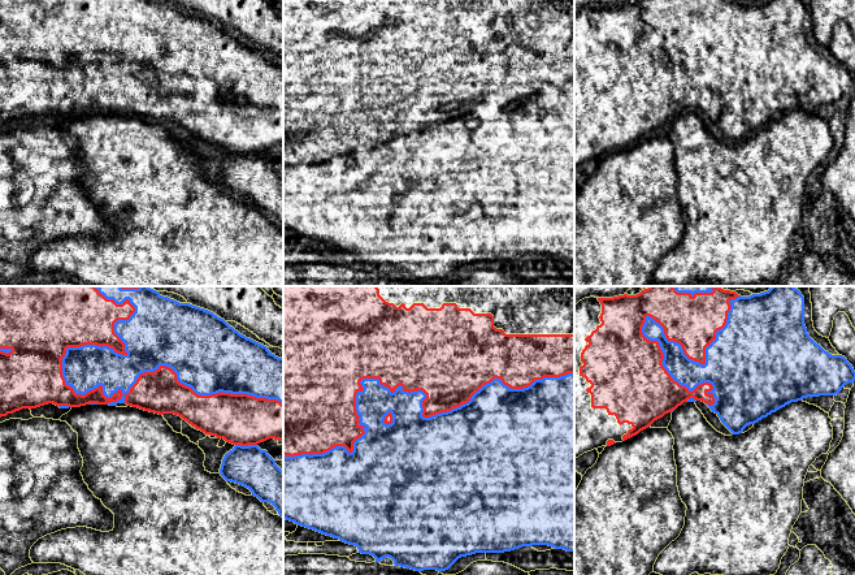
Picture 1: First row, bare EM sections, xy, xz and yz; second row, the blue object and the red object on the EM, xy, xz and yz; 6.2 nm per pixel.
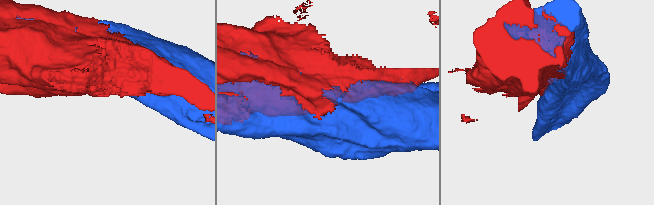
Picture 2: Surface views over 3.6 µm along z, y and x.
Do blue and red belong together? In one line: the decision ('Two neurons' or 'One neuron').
Two neurons

